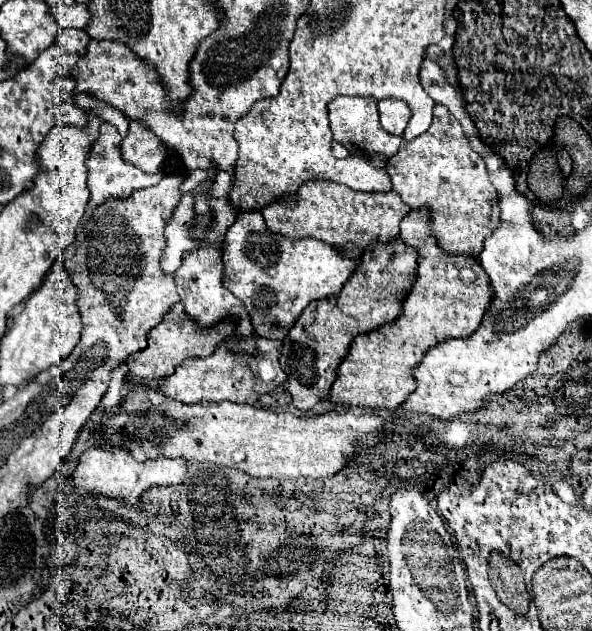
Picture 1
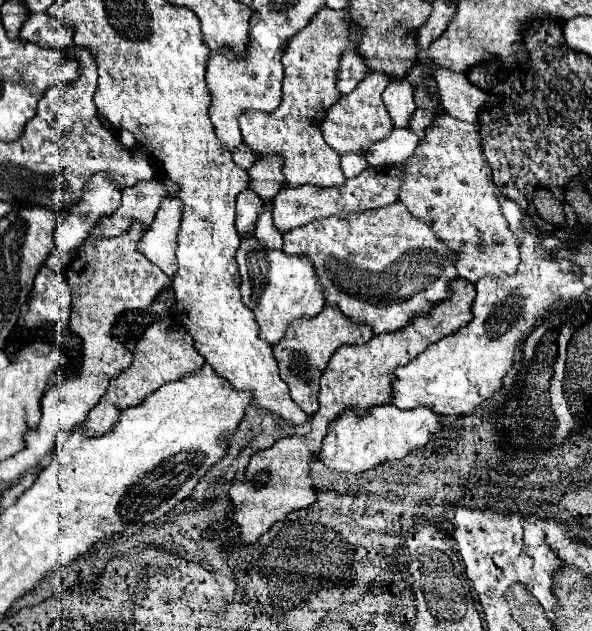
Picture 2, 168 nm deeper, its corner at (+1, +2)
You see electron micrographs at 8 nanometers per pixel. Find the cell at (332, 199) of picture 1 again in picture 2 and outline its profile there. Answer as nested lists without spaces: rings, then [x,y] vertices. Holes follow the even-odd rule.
[[[402,202],[360,212],[360,216],[352,214],[346,220],[320,218],[284,234],[282,250],[290,256],[302,254],[310,258],[318,274],[326,304],[336,306],[354,322],[368,324],[374,334],[406,328],[414,318],[428,314],[434,304],[450,298],[450,282],[458,278],[458,272],[452,264],[452,252],[448,252],[448,248],[440,244],[440,238],[428,228],[428,224],[416,220],[416,216],[412,216]]]

